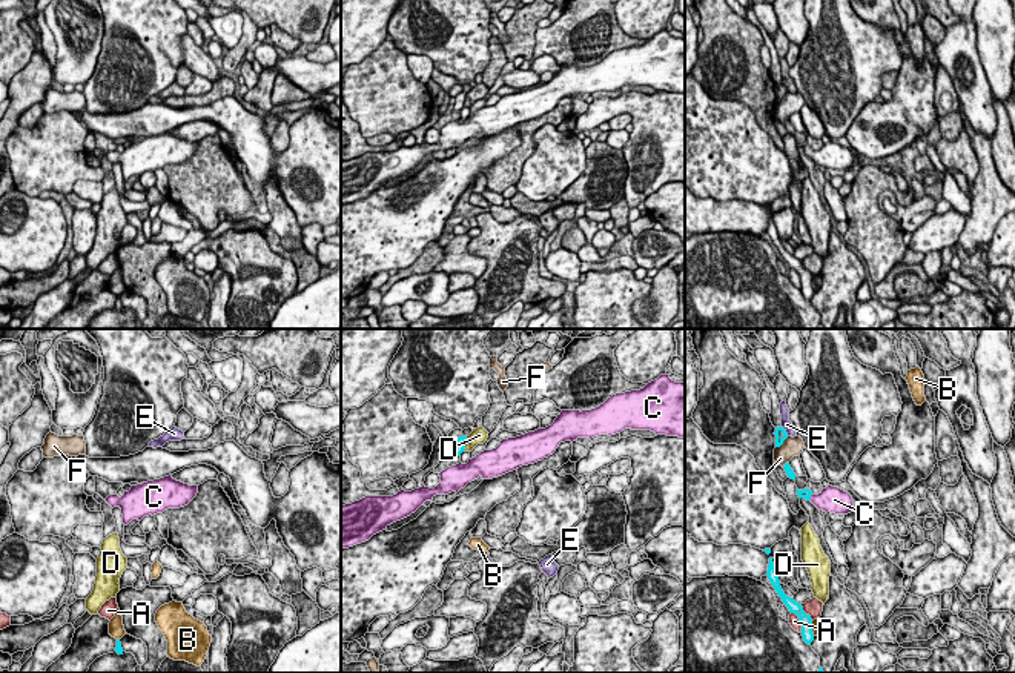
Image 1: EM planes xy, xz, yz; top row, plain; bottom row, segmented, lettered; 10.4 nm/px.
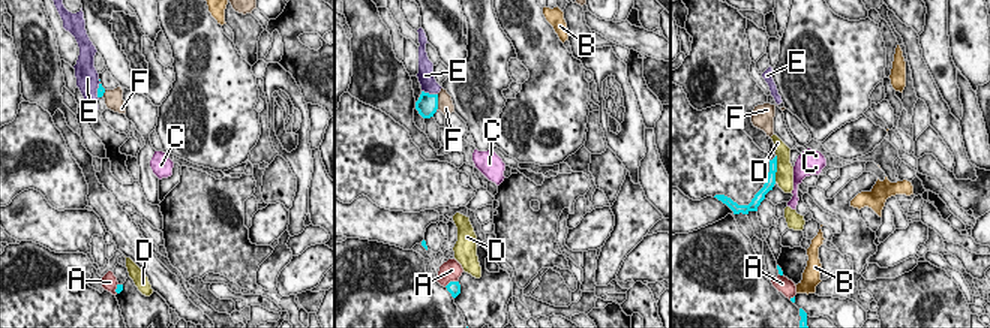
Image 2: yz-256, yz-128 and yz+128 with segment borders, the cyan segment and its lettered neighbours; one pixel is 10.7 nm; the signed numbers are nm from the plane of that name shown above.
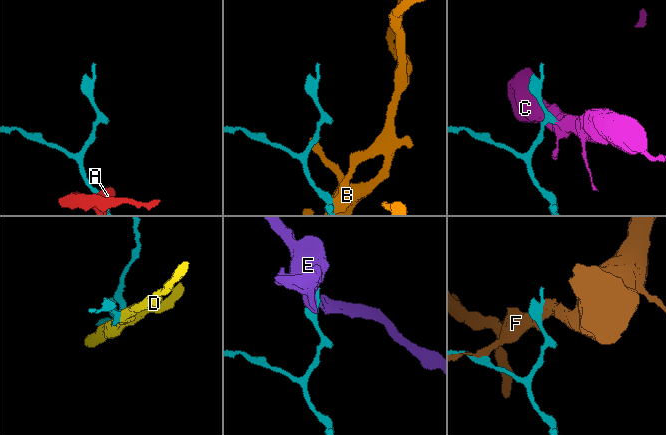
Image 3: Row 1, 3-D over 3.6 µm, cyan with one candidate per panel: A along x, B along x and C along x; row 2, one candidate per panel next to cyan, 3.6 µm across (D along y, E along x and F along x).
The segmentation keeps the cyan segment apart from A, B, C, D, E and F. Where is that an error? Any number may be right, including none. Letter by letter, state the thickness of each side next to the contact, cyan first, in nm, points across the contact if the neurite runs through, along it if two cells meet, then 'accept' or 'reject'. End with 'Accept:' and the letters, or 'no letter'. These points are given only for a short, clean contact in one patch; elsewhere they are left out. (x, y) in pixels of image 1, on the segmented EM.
A: 130/120 nm | reject
B: 130/100 nm | along yz (811, 621), (814, 635) | reject
C: 100/260 nm | across yz (805, 493), (810, 497), (833, 500) | accept
D: 120/170 nm | along xz (467, 437), (464, 449) | reject
E: 130/120 nm | reject
F: 130/200 nm | reject
Accept: C

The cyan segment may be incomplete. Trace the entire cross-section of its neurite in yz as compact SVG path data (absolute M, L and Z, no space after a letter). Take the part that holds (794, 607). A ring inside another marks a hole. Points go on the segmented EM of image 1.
M769 558L766 576L771 581L775 592L779 593L779 596L782 598L782 601L785 602L785 605L789 608L789 612L795 613L798 616L800 624L802 624L803 641L811 645L811 642L814 641L812 619L809 615L806 615L803 612L802 604L795 602L792 598L786 596L785 592L782 590L777 572L774 569L772 558Z

